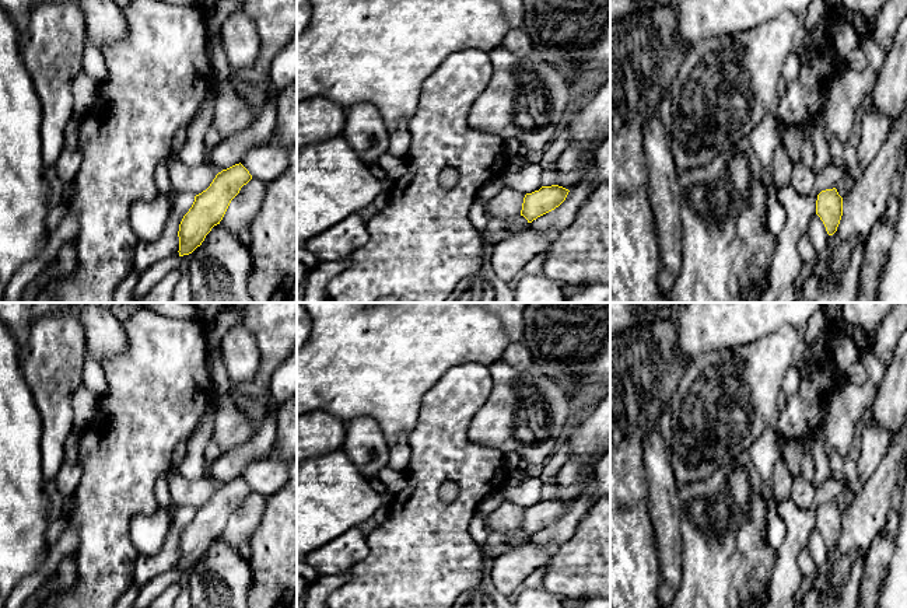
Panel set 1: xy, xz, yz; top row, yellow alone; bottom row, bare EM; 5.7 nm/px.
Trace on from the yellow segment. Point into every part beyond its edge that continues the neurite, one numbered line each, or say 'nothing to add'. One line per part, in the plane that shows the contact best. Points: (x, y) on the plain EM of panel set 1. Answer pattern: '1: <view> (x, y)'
nothing to add

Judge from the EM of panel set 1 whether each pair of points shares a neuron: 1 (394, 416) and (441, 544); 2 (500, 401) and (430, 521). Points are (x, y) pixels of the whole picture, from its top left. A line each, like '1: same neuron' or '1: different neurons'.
1: different neurons
2: different neurons

